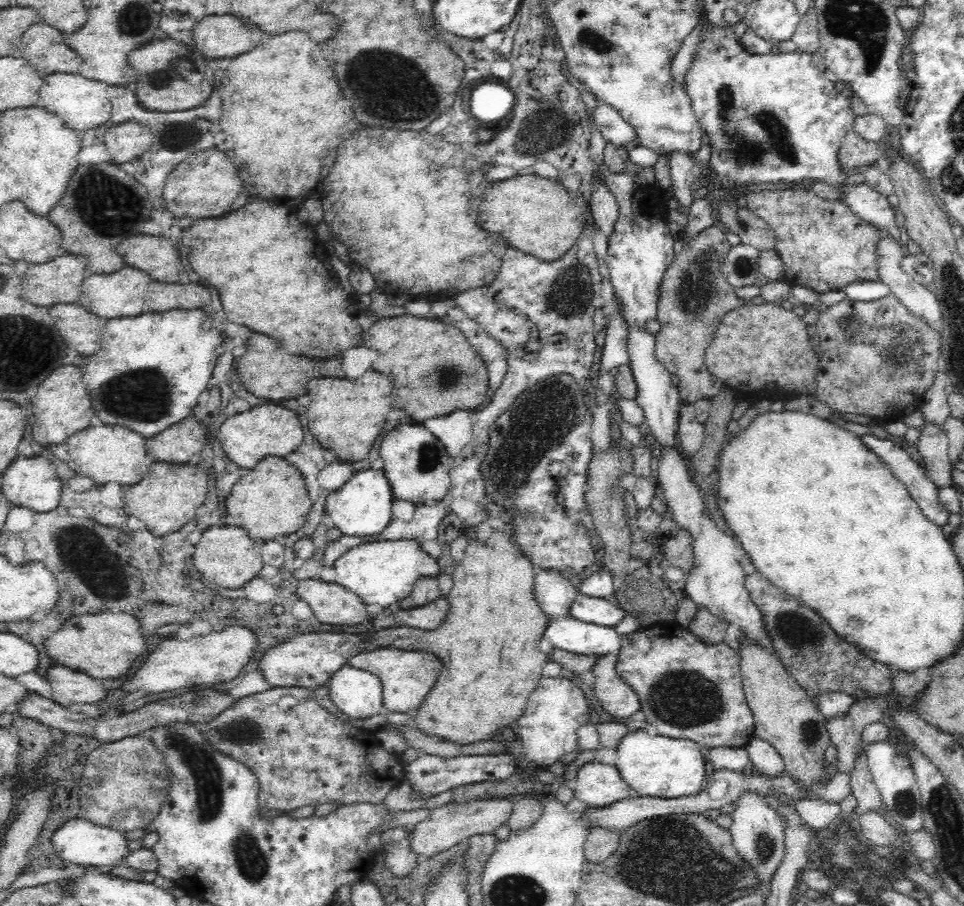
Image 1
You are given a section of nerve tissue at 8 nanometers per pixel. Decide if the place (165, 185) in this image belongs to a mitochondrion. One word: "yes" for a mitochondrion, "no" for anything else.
no

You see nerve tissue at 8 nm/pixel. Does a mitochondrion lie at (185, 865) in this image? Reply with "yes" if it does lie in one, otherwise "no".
no

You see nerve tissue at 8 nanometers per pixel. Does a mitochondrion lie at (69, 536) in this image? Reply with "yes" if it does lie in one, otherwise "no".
yes

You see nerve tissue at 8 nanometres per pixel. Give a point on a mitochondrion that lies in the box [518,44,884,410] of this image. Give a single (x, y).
(744, 151)

